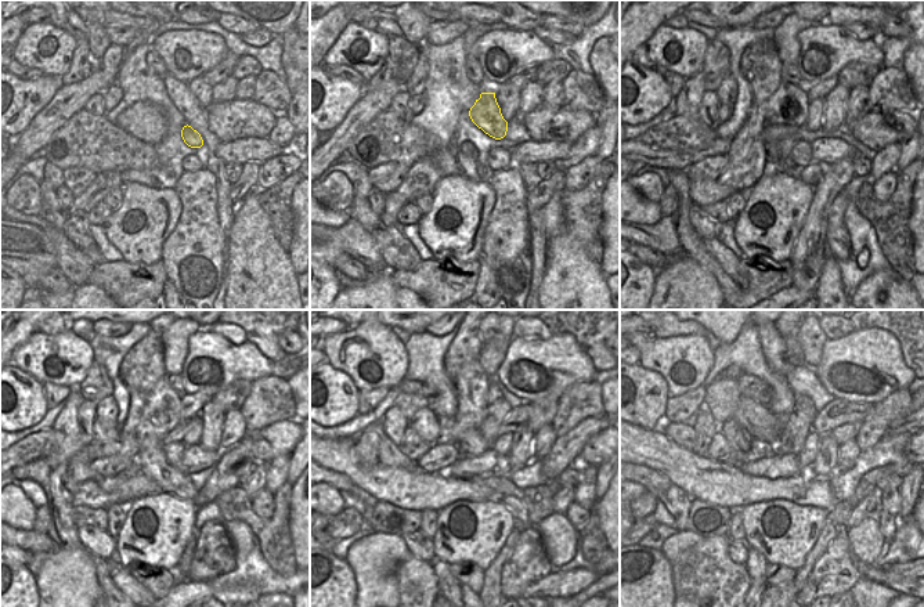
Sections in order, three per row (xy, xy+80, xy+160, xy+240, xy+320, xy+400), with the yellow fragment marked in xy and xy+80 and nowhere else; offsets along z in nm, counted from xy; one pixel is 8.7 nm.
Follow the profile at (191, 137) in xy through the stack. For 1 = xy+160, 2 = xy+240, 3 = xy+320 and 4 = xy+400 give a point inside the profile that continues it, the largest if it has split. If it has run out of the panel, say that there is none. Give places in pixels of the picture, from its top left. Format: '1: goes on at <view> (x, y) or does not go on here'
1: goes on at xy+160 (789, 105)
2: goes on at xy+240 (161, 414)
3: goes on at xy+320 (472, 382)
4: goes on at xy+400 (773, 347)

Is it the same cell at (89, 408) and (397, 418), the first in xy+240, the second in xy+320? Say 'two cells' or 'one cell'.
one cell

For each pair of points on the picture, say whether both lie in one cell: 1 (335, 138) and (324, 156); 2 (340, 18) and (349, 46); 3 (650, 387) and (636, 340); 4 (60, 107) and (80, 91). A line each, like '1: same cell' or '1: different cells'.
1: same cell
2: different cells
3: different cells
4: same cell

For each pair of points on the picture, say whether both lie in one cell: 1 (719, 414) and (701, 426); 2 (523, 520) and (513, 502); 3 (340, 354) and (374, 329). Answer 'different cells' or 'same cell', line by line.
1: different cells
2: same cell
3: same cell

